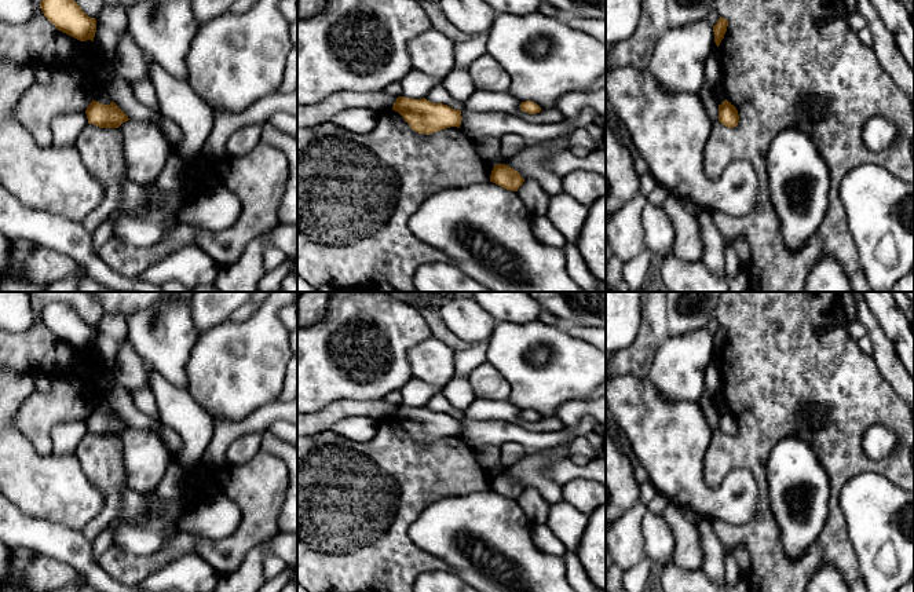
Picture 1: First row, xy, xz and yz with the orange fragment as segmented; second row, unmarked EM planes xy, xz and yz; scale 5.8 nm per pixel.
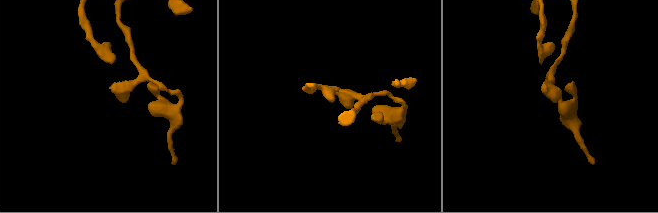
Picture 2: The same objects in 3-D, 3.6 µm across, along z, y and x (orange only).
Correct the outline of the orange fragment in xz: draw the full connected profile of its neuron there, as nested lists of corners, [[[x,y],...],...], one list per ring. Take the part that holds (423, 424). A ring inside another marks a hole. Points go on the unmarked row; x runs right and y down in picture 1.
[[[398,405],[392,414],[410,436],[418,442],[434,442],[445,436],[461,434],[461,419],[456,419],[443,412],[432,412],[423,408]]]

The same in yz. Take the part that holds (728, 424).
[[[727,408],[719,413],[719,430],[728,436],[734,436],[739,431],[736,416]]]

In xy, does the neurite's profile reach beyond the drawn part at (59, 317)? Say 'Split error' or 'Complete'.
Complete

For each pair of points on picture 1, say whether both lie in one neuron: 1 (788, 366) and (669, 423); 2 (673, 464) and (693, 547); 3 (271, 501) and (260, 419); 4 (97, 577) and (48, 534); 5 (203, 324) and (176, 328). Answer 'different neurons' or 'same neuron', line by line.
1: different neurons
2: different neurons
3: different neurons
4: same neuron
5: different neurons

